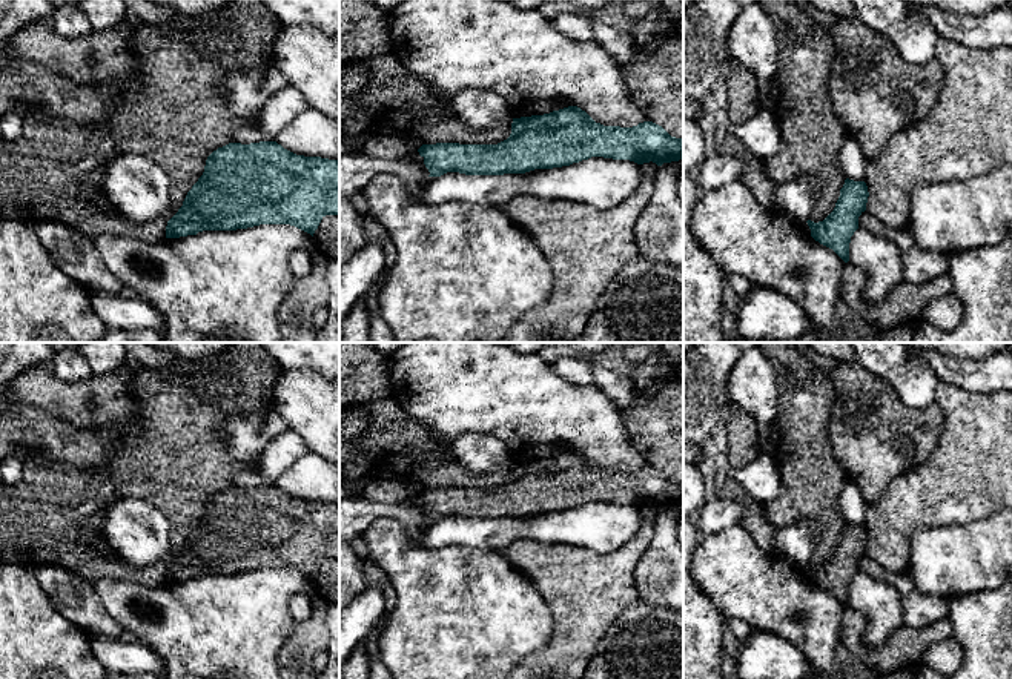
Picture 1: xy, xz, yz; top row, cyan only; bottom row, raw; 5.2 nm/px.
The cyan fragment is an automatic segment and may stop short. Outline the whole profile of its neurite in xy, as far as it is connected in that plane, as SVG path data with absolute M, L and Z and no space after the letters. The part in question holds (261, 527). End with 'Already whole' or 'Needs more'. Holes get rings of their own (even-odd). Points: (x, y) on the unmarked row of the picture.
M276 485L229 487L207 501L203 519L167 565L166 582L260 568L290 568L313 581L326 559L339 561L339 504L296 499Z. Already whole

